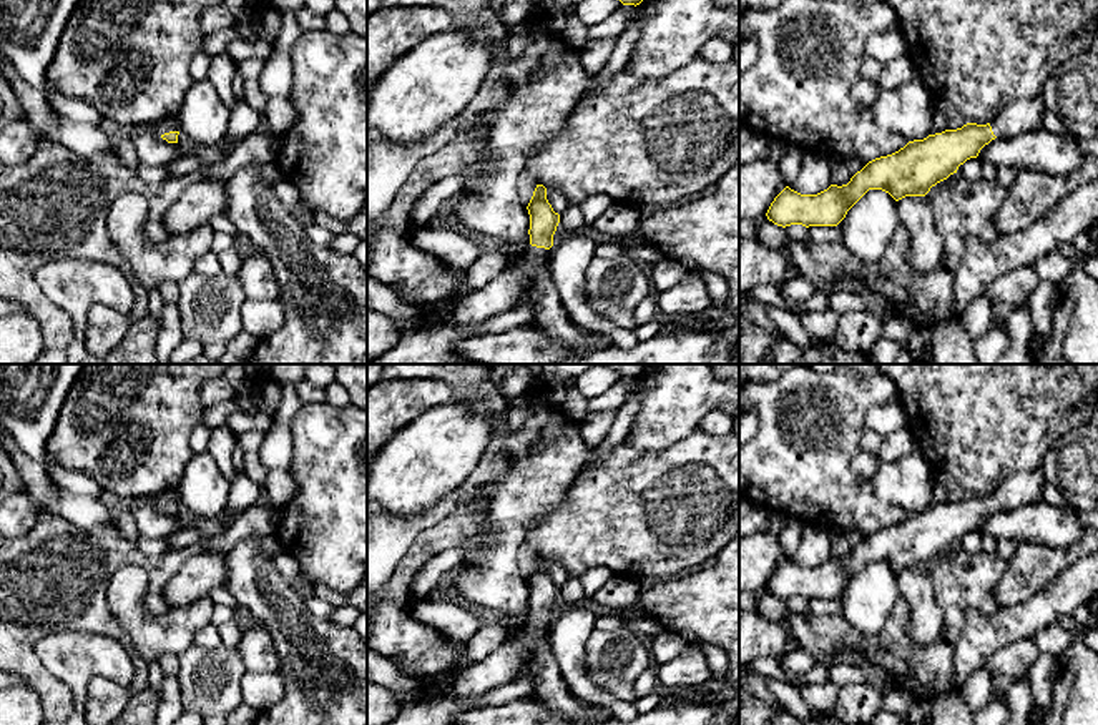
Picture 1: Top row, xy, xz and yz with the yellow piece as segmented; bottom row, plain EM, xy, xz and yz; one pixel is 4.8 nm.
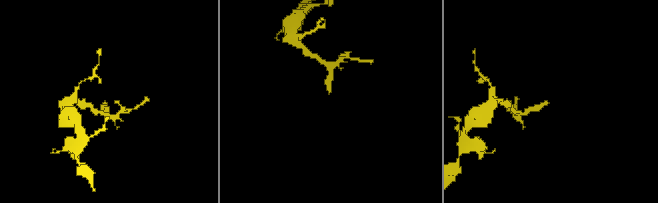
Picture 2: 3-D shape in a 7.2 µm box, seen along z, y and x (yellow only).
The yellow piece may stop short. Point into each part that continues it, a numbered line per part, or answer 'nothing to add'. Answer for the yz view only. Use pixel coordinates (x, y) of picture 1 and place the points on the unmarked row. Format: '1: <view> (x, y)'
1: yz (1024, 488)

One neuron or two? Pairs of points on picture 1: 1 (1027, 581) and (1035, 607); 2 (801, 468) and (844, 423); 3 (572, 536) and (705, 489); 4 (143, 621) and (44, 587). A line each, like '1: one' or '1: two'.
1: two
2: one
3: one
4: two

